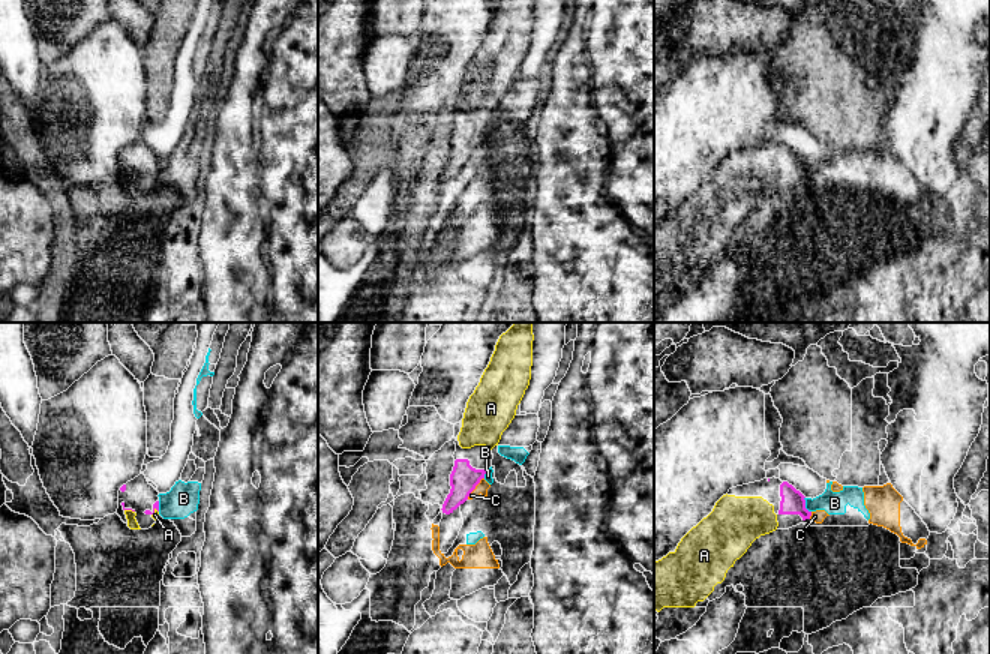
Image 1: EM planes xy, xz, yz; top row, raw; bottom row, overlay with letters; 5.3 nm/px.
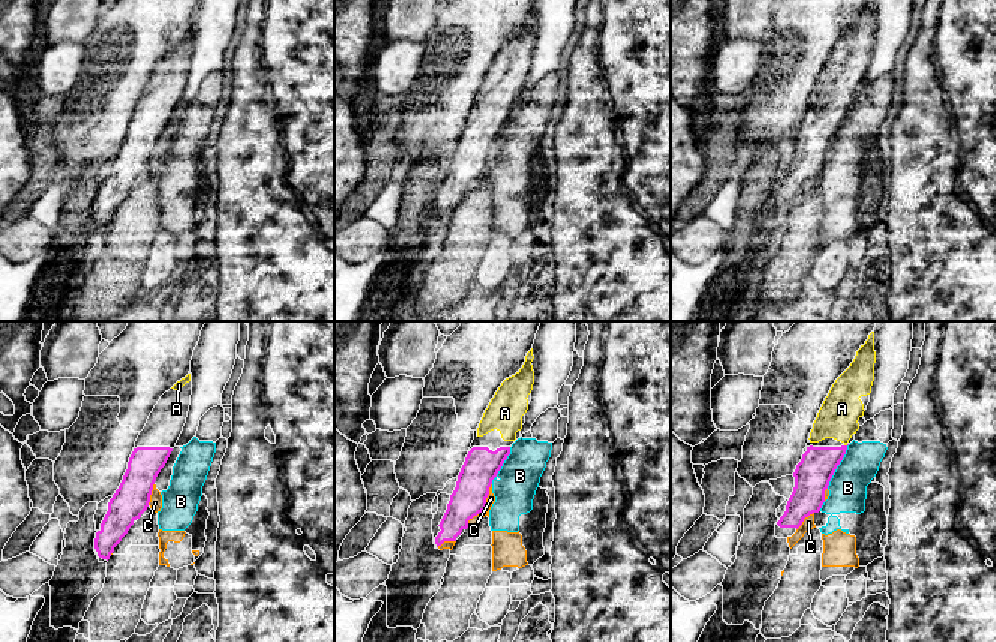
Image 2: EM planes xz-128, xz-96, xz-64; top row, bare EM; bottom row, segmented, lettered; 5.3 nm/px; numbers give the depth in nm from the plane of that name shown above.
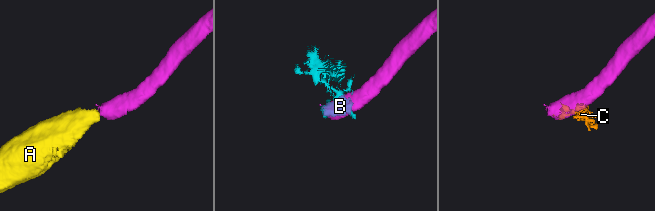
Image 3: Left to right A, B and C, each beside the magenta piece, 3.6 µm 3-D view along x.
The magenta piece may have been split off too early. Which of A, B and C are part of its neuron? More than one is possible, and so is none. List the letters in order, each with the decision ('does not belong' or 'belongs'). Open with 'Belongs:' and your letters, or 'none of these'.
Belongs: A
A: belongs
B: does not belong
C: does not belong

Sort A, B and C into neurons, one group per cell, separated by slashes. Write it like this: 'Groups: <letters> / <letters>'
Groups: A / B C

